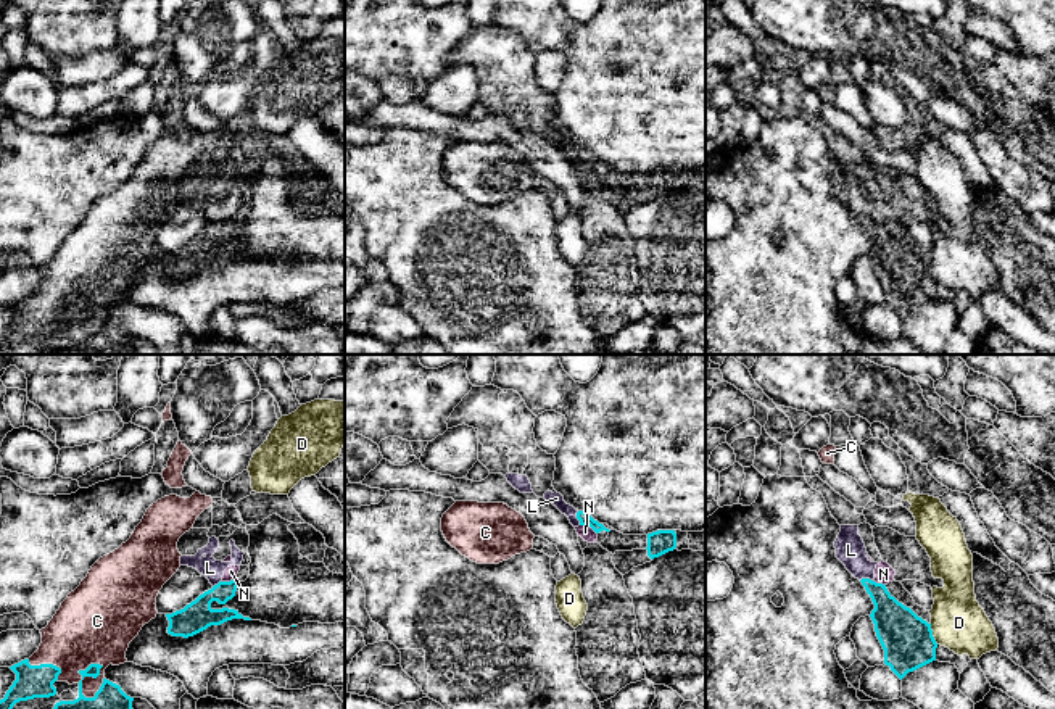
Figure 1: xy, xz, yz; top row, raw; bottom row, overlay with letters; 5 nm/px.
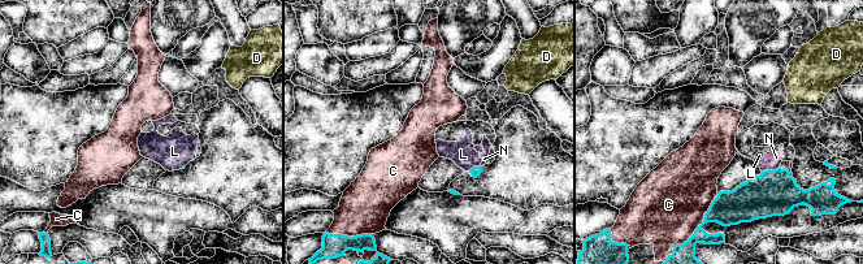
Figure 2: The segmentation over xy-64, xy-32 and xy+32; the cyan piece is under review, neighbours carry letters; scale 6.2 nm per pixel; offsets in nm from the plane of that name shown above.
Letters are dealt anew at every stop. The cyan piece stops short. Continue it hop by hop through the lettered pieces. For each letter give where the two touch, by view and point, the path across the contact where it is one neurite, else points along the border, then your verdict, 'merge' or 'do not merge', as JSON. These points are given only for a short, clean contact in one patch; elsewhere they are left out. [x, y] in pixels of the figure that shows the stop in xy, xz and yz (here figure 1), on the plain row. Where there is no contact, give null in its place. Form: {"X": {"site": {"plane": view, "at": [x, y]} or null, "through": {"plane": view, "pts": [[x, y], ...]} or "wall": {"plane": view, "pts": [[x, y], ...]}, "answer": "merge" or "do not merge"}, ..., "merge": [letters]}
{"C": {"site": {"plane": "xy", "at": [87, 315]}, "answer": "merge"}, "D": {"site": {"plane": "yz", "at": [931, 273]}, "wall": {"plane": "yz", "pts": [[930, 263], [931, 274], [938, 282]]}, "answer": "do not merge"}, "L": {"site": {"plane": "xz", "at": [577, 157]}, "wall": {"plane": "xz", "pts": [[577, 150], [580, 163]]}, "answer": "do not merge"}, "N": {"site": {"plane": "xz", "at": [588, 163]}, "wall": {"plane": "xz", "pts": [[580, 163], [587, 163], [596, 173]]}, "answer": "do not merge"}, "merge": ["C"]}

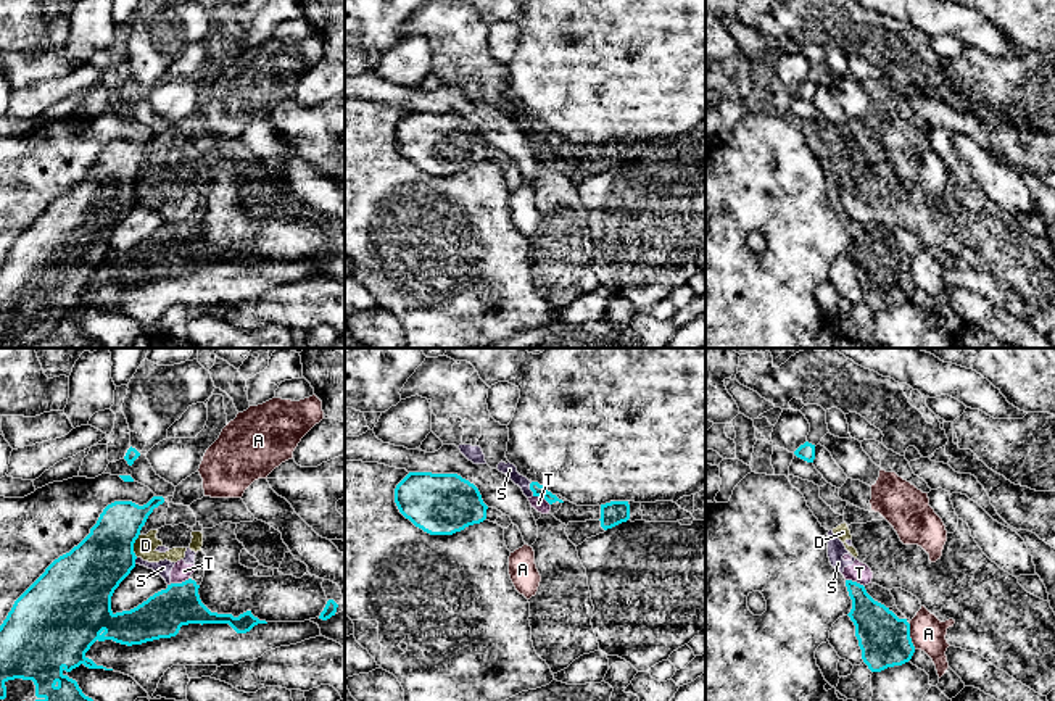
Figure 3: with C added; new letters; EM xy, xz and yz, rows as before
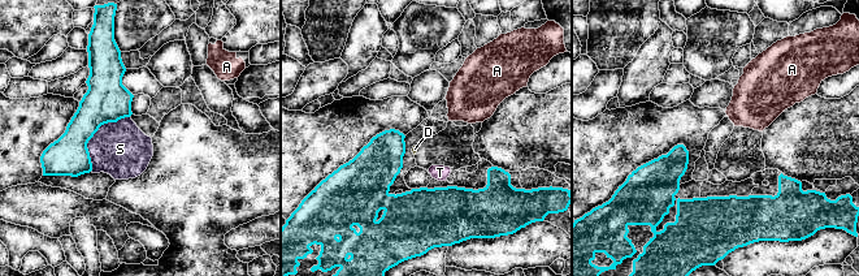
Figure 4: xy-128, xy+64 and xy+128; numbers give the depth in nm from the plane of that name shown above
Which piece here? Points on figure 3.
{"A": {"site": {"plane": "yz", "at": [909, 276]}, "wall": {"plane": "yz", "pts": [[909, 263], [909, 276], [915, 287]]}, "answer": "do not merge"}, "D": {"site": {"plane": "xy", "at": [132, 184]}, "wall": {"plane": "xy", "pts": [[139, 173], [134, 182], [136, 195]]}, "answer": "do not merge"}, "S": {"site": {"plane": "xz", "at": [530, 128]}, "answer": "do not merge"}, "T": {"site": {"plane": "xy", "at": [179, 223]}, "wall": {"plane": "xy", "pts": [[189, 216], [171, 223]]}, "answer": "do not merge"}, "merge": []}

